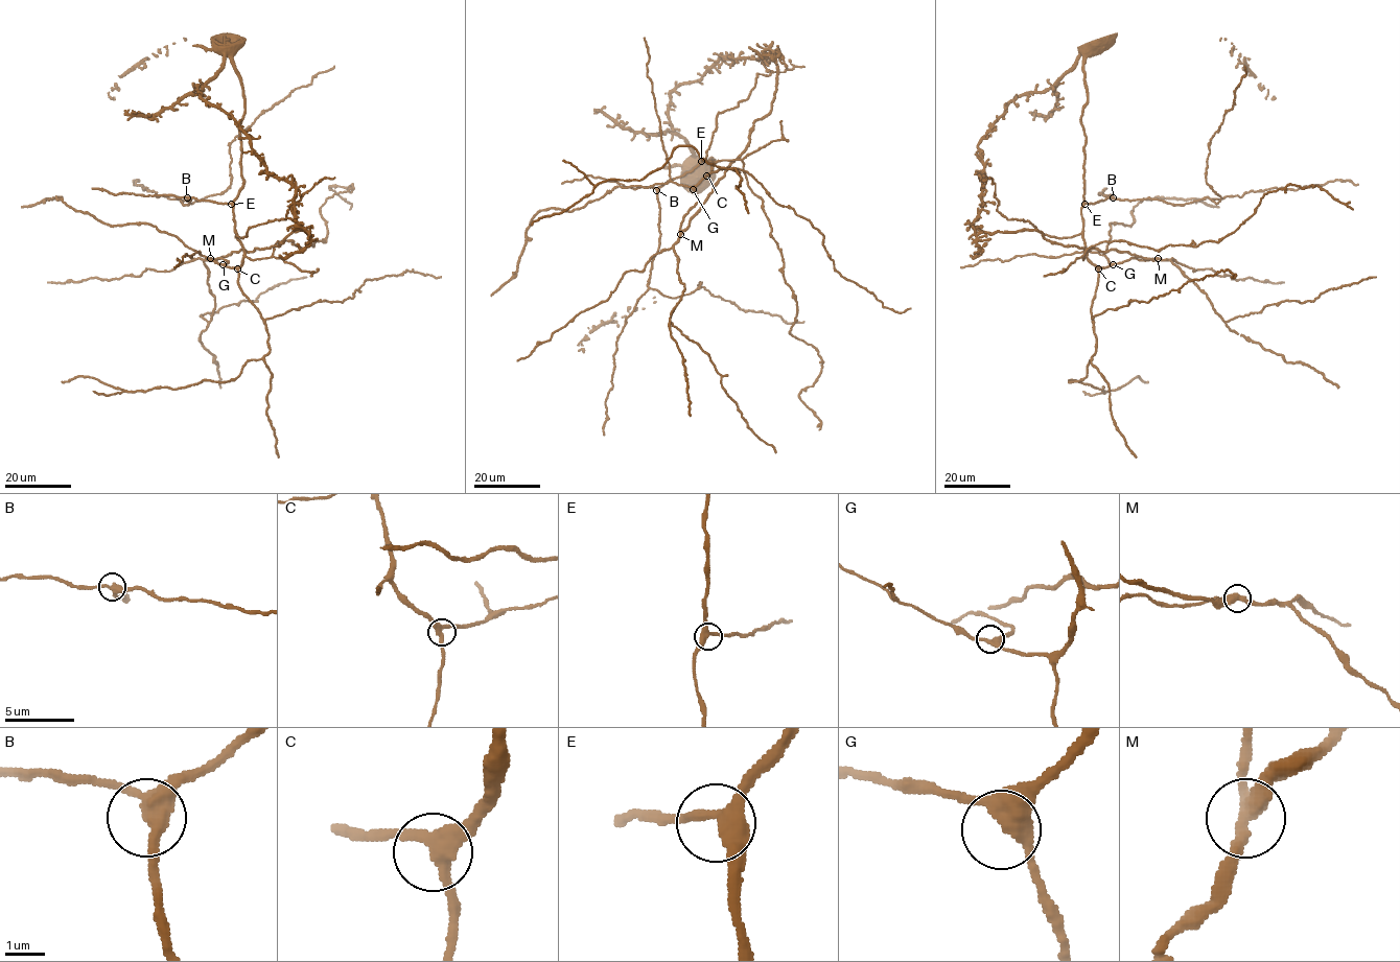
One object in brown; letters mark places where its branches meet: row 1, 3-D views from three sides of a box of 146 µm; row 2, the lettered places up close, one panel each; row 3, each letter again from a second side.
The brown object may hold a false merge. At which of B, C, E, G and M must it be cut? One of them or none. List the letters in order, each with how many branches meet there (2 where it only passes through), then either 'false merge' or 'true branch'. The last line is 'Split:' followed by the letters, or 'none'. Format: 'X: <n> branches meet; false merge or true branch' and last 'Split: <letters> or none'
B: 3 branches meet; true branch
C: 3 branches meet; true branch
E: 3 branches meet; true branch
G: 3 branches meet; true branch
M: 3 branches meet; false merge
Split: M

